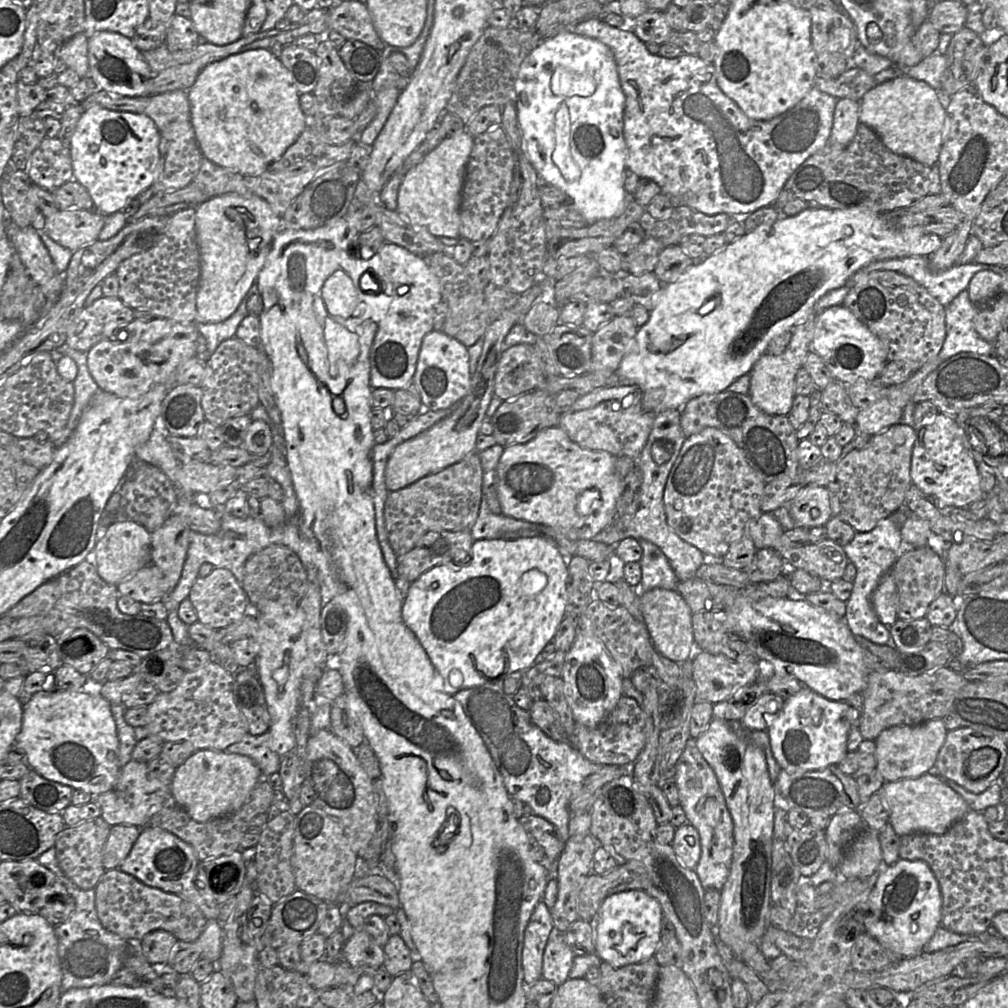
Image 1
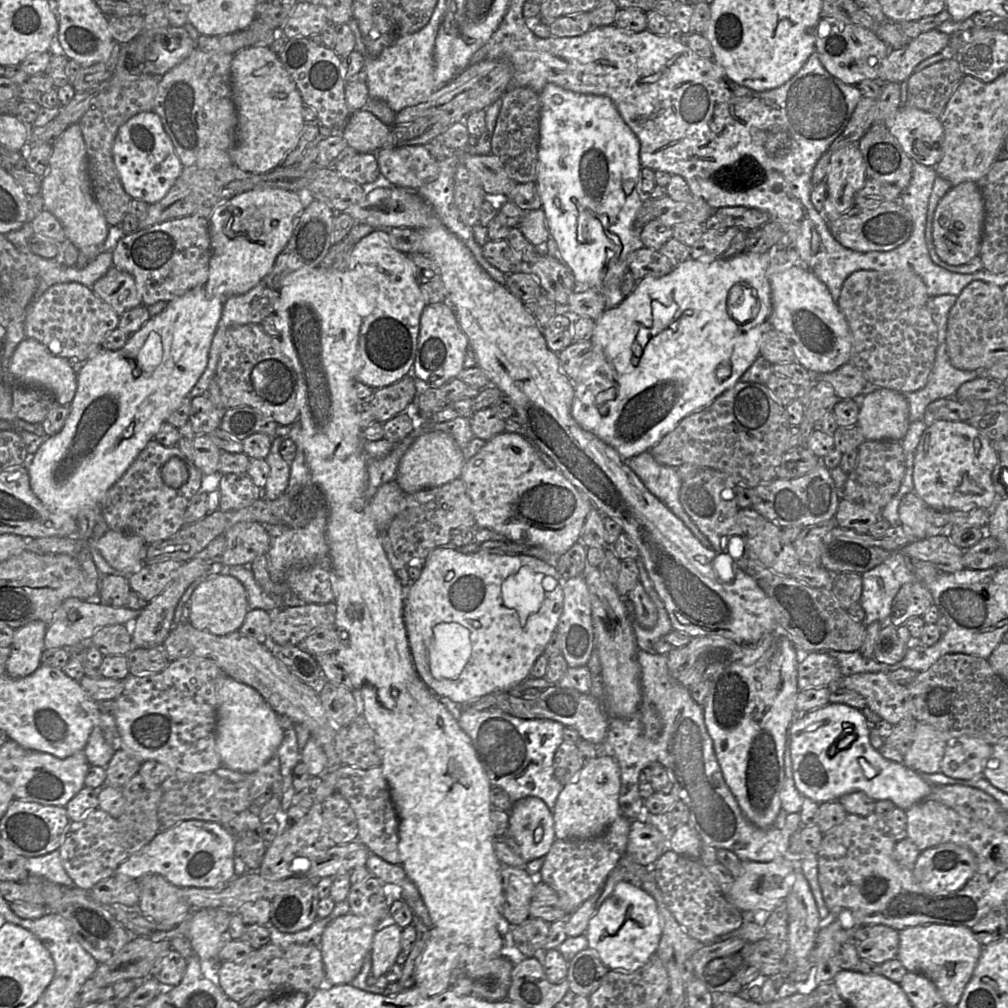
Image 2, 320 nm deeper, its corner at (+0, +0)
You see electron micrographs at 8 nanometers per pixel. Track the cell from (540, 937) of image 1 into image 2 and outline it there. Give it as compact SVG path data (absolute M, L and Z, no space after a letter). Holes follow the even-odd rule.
M502 865L501 879L504 891L502 916L509 924L521 924L530 917L530 902L536 876L531 876L525 868Z

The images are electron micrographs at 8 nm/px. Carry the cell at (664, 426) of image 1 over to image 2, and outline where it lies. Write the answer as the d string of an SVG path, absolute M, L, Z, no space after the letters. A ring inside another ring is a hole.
M645 451L626 461L645 487L683 521L703 546L712 549L711 542L681 505L679 495L683 480L677 468L658 463L650 451Z

